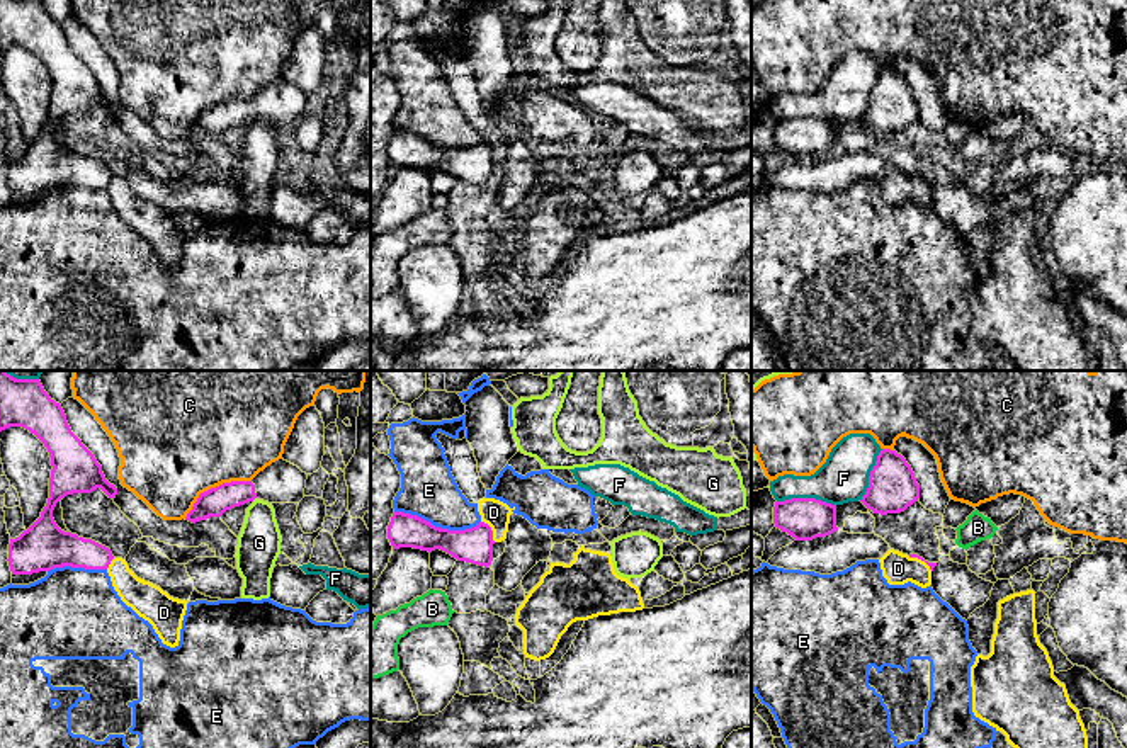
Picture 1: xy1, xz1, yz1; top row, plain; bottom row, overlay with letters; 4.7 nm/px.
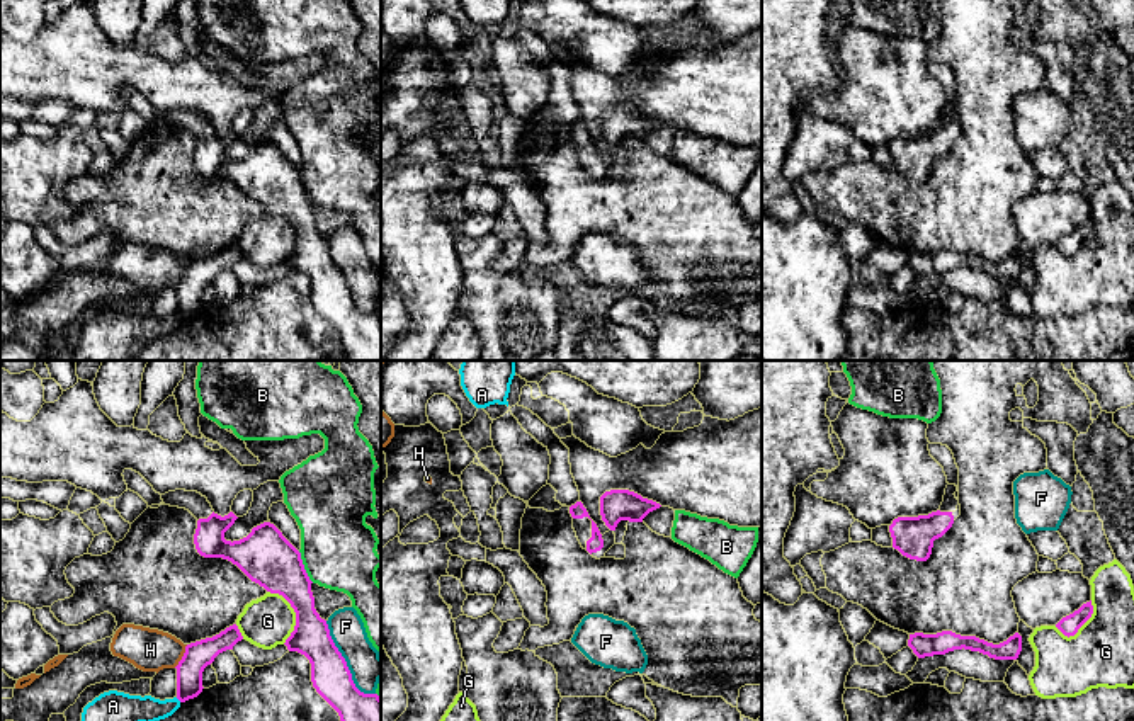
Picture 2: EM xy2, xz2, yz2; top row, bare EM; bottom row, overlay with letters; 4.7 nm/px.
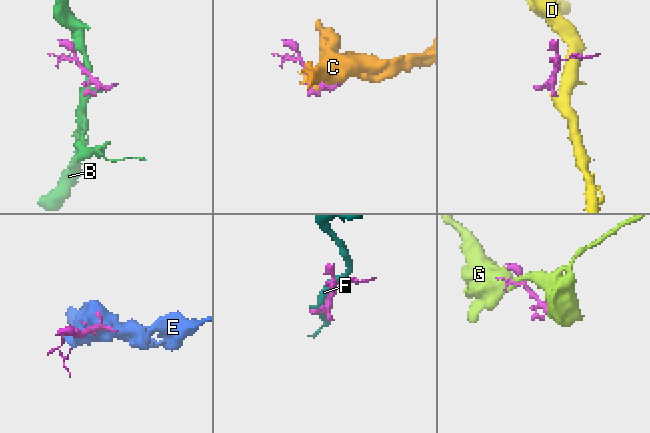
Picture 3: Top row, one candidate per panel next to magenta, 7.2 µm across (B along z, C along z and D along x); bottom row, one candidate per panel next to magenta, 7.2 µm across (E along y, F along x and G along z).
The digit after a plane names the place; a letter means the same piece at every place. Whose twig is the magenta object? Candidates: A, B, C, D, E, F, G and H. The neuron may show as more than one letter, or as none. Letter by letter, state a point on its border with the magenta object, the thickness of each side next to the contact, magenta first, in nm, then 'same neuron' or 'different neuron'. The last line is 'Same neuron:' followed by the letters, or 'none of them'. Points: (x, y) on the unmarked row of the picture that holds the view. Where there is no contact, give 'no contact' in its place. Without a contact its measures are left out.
A: meets magenta in xy2 at (179, 318); 130 nm thick on the magenta side, 150 nm on the other; different neuron
B: meets magenta in xy2 at (303, 186); 260 nm thick on the magenta side, 360 nm on the other; different neuron
C: meets magenta in xy1 at (213, 107); 140 nm thick on the magenta side, 500 nm on the other; different neuron
D: meets magenta in xz1 at (492, 150); 170 nm thick on the magenta side, 130 nm on the other; different neuron
E: meets magenta in xz1 at (437, 147); 170 nm thick on the magenta side, 260 nm on the other; different neuron
F: meets magenta in xy2 at (345, 283); 190 nm thick on the magenta side, 160 nm on the other; different neuron
G: meets magenta in xy2 at (294, 230); 240 nm thick on the magenta side, 240 nm on the other; different neuron
H: meets magenta in xy2 at (182, 276); 130 nm thick on the magenta side, 200 nm on the other; different neuron
Same neuron: none of them

